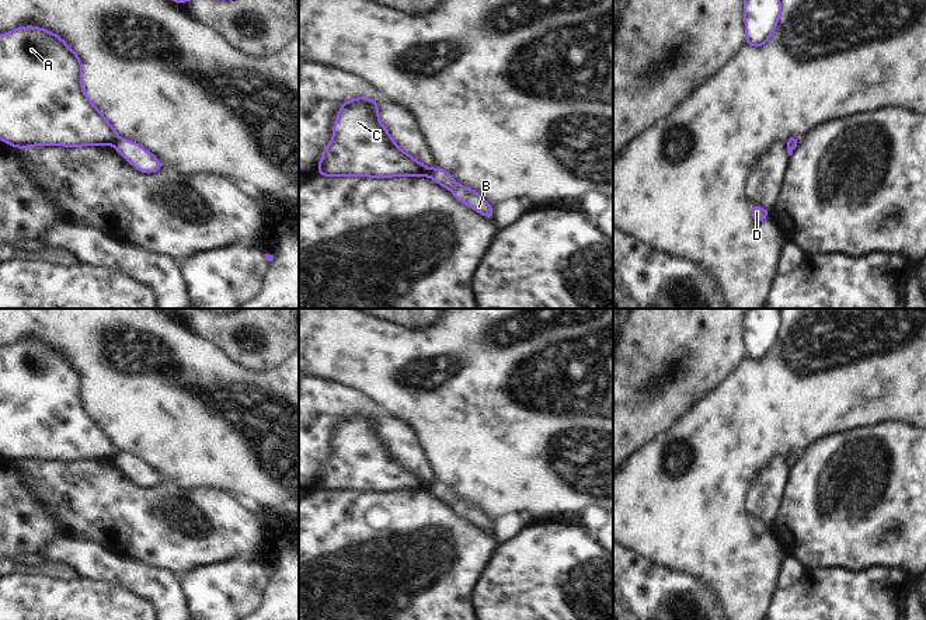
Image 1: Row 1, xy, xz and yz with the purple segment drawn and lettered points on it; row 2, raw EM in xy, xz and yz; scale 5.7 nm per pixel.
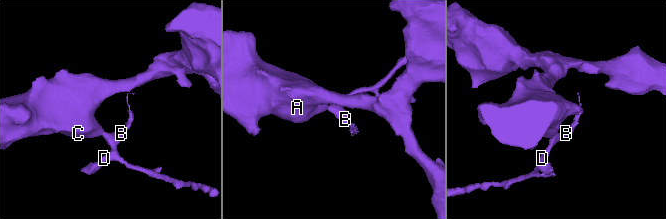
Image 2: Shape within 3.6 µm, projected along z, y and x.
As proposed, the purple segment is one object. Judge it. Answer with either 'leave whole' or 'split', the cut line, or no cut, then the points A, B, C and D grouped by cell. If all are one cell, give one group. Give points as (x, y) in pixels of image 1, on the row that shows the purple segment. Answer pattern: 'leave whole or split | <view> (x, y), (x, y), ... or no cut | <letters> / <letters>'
split | xy (119, 138), (112, 145) | A C / B D

